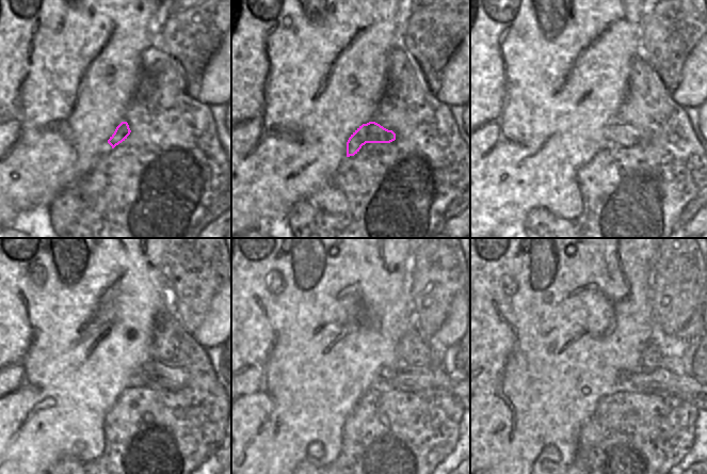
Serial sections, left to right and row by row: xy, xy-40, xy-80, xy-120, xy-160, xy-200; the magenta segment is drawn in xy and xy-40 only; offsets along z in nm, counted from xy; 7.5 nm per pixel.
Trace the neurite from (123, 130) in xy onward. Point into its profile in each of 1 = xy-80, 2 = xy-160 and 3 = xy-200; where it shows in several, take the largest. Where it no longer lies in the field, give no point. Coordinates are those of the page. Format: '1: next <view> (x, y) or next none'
1: next xy-80 (614, 135)
2: next xy-160 (407, 379)
3: next xy-200 (655, 381)

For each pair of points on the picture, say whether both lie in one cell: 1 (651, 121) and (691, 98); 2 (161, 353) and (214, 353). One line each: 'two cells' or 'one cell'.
1: two cells
2: two cells

